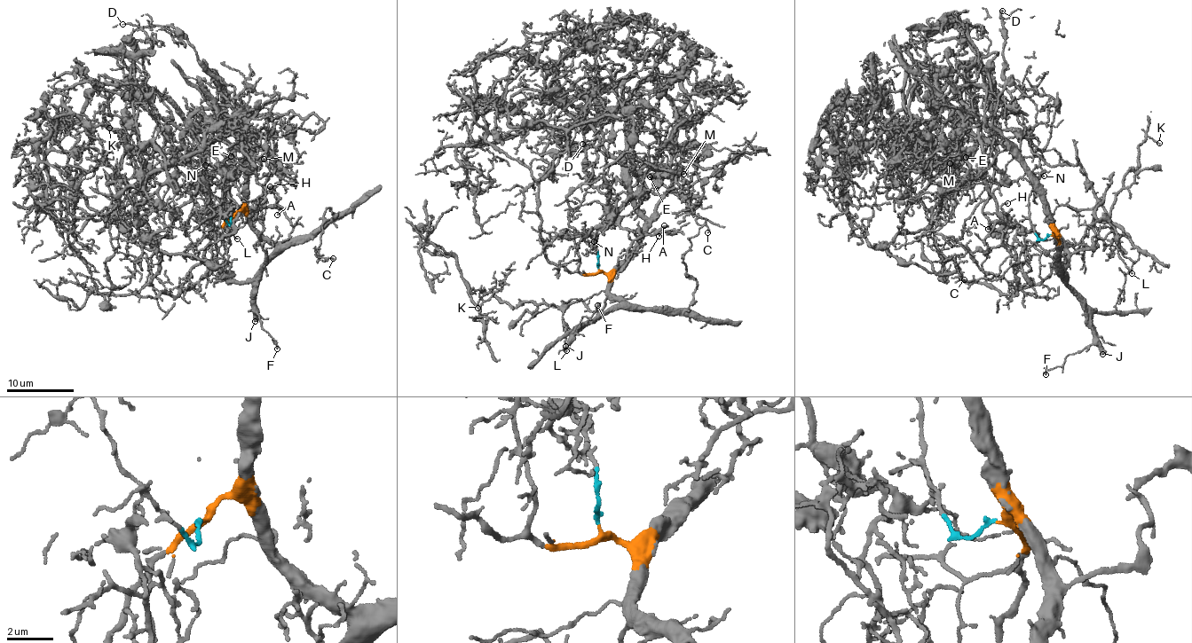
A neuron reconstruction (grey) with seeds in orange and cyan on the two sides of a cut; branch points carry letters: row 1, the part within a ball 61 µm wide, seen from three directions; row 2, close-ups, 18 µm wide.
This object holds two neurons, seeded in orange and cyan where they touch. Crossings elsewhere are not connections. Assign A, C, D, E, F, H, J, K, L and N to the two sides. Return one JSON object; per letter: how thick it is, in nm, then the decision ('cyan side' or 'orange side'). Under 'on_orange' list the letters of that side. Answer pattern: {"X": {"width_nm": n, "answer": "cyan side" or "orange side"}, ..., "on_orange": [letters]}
{"A": {"width_nm": 170, "answer": "cyan side"}, "C": {"width_nm": 120, "answer": "orange side"}, "D": {"width_nm": 130, "answer": "orange side"}, "E": {"width_nm": 130, "answer": "cyan side"}, "F": {"width_nm": 200, "answer": "orange side"}, "H": {"width_nm": 90, "answer": "cyan side"}, "J": {"width_nm": 550, "answer": "orange side"}, "K": {"width_nm": 110, "answer": "orange side"}, "L": {"width_nm": 100, "answer": "orange side"}, "N": {"width_nm": 100, "answer": "cyan side"}, "on_orange": ["C", "D", "F", "J", "K", "L"]}

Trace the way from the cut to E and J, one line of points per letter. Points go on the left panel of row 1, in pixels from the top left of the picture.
E: (231, 217), (229, 224), (216, 211), (209, 222), (225, 207), (232, 144), (218, 123), (234, 135), (231, 157)
J: (232, 217), (238, 211), (244, 214), (251, 228), (273, 247), (273, 256), (264, 266), (256, 293), (255, 321)

